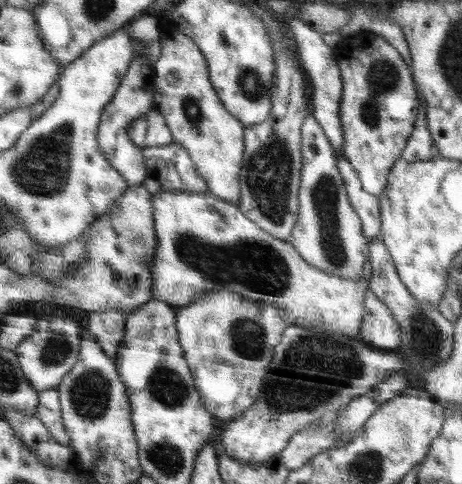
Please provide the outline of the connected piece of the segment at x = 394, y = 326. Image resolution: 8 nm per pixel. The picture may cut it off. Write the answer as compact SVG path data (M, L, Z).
M369 290L365 294L364 317L360 338L372 346L396 350L400 343L400 326L388 307Z

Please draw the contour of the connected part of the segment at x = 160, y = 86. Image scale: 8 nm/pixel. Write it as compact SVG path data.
M178 31L169 32L161 42L160 55L154 65L153 91L158 112L172 133L172 140L183 146L197 167L198 174L207 182L209 192L217 198L238 204L240 199L239 176L243 161L244 135L243 126L234 118L220 101L220 97L209 79L206 58L198 45L188 36Z

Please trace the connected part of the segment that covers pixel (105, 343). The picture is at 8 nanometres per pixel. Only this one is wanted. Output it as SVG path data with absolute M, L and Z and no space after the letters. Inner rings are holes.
M108 309L90 313L88 316L88 330L94 334L110 358L114 359L118 354L118 344L125 334L127 315L125 310Z

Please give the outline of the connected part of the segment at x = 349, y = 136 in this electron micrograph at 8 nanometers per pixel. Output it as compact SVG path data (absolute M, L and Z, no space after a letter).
M378 34L358 35L346 37L333 48L333 58L339 65L342 78L342 96L340 100L340 121L342 121L342 135L344 146L342 156L354 167L362 188L368 194L379 194L386 188L388 175L395 162L401 158L402 150L408 142L408 137L414 130L416 116L420 111L419 94L411 69L402 59L402 55L386 39Z

